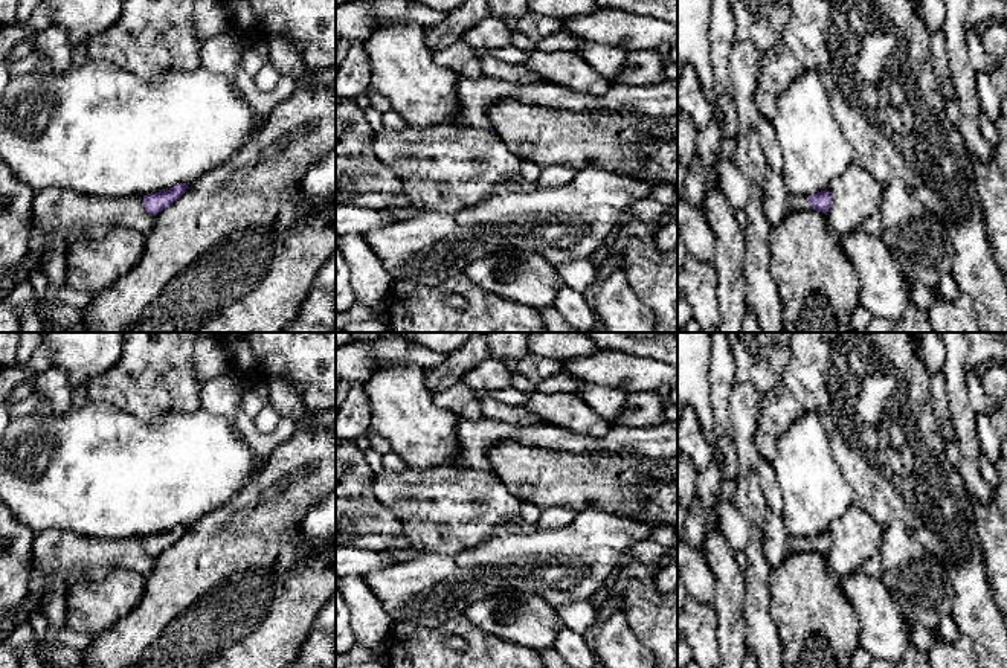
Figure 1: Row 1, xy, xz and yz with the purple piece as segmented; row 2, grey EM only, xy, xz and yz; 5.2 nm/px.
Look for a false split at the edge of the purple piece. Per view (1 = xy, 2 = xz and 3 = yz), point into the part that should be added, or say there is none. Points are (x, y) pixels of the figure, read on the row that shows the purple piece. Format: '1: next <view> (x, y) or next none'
1: next none
2: next none
3: next yz (777, 203)

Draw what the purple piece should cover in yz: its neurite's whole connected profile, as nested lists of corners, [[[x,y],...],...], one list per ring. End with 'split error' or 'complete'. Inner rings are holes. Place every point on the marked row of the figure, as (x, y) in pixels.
[[[767,169],[761,181],[761,203],[767,221],[778,226],[789,214],[804,209],[827,214],[832,206],[828,191],[821,191],[809,197],[796,197],[787,192],[781,172]]] | split error

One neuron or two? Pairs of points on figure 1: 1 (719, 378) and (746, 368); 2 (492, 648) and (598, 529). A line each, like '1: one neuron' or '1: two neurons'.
1: two neurons
2: two neurons

